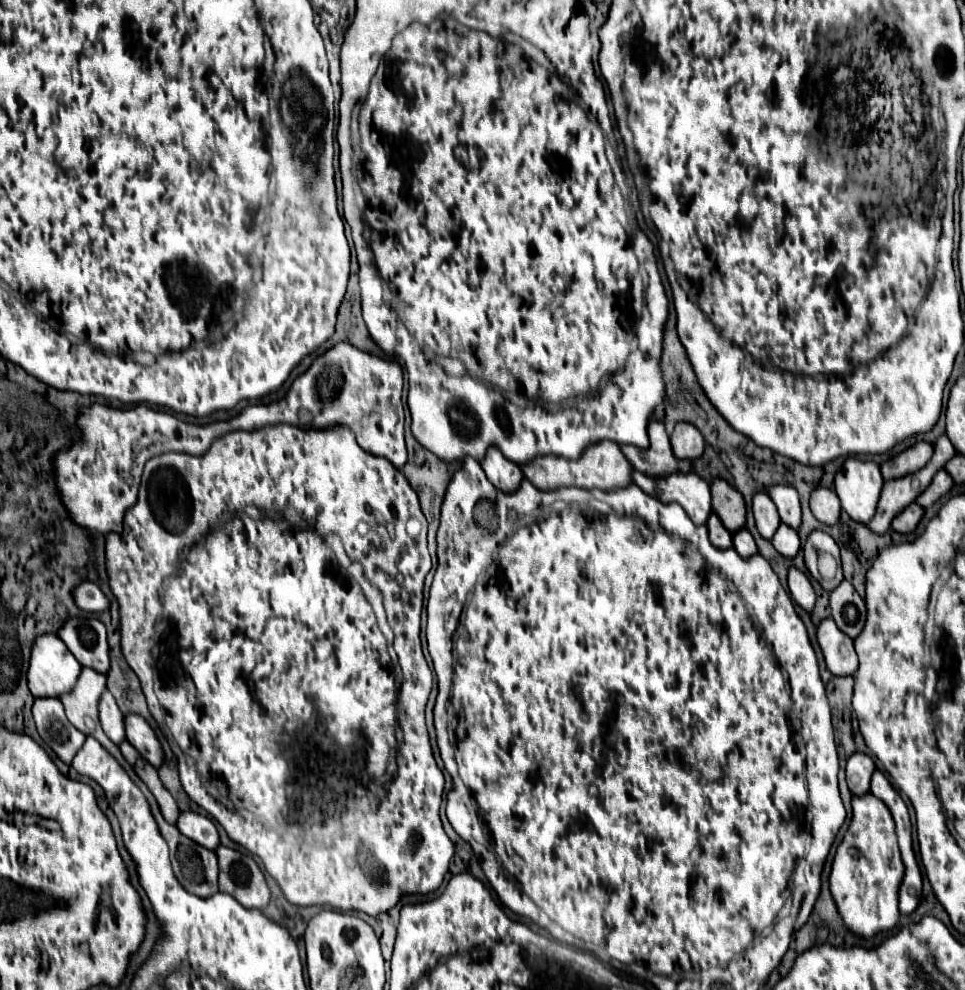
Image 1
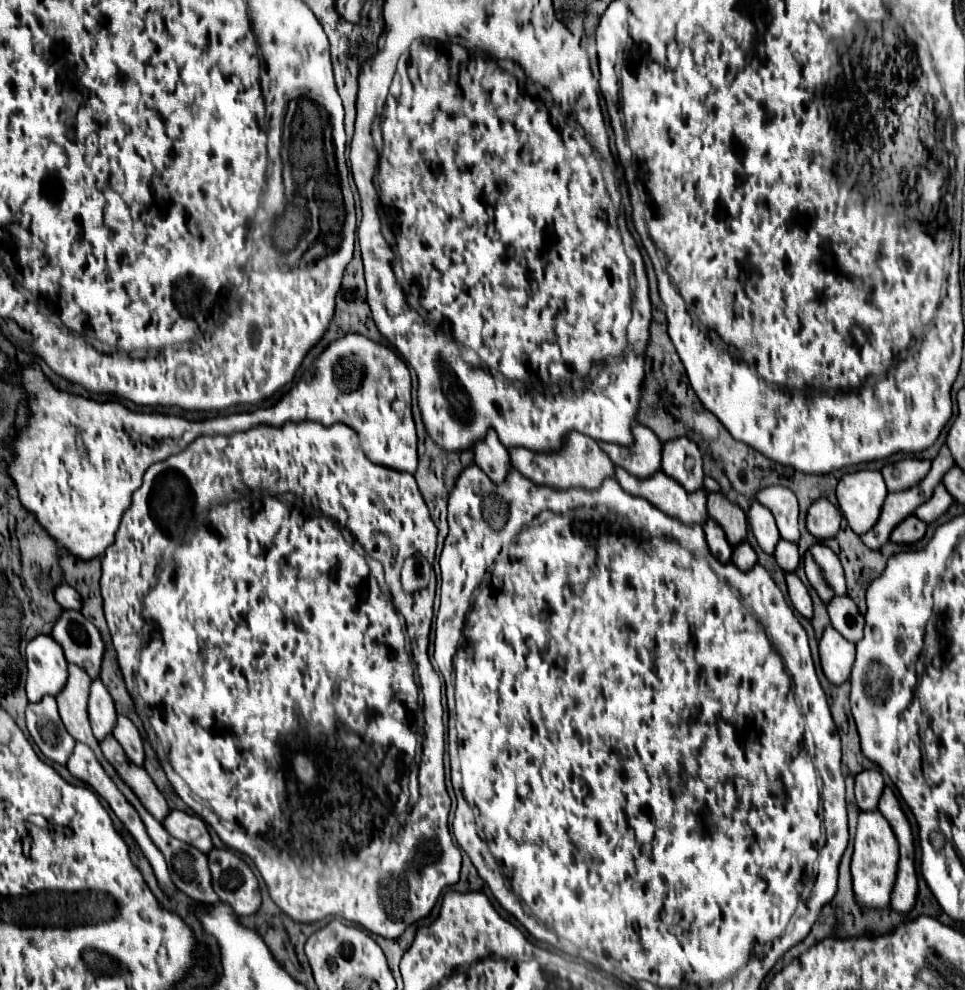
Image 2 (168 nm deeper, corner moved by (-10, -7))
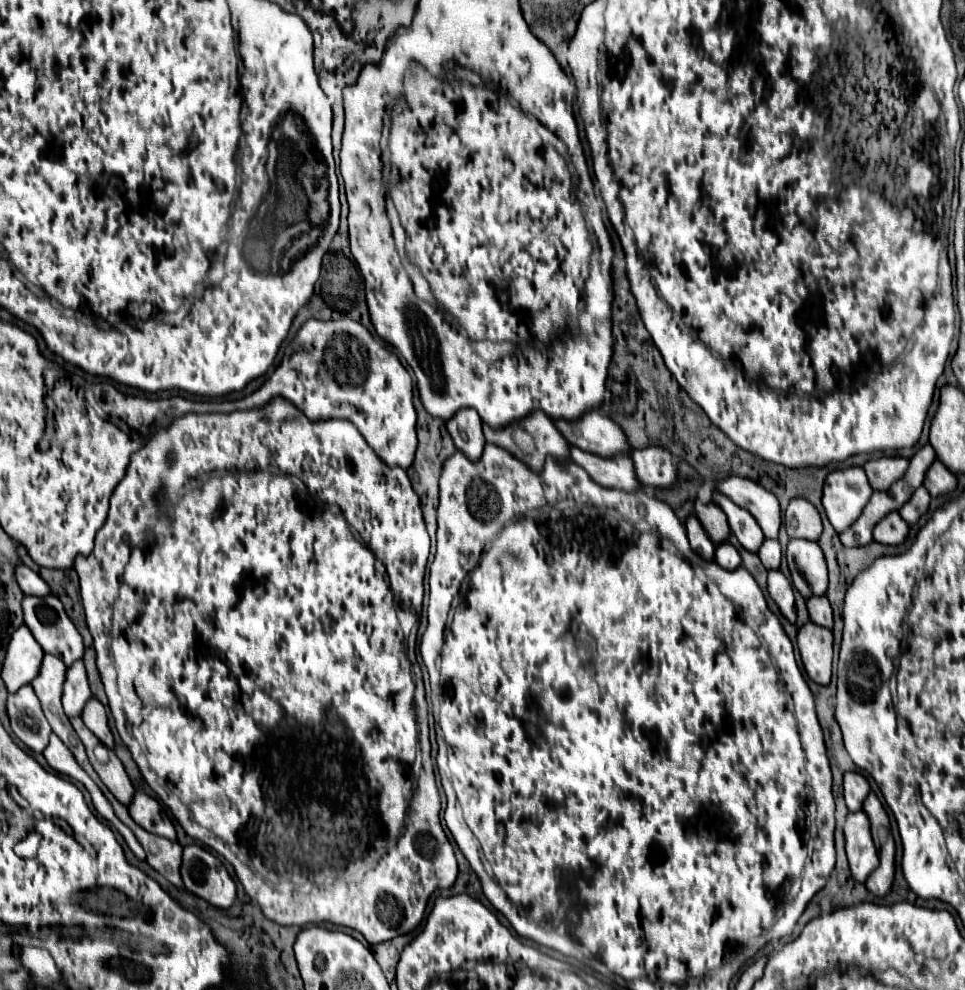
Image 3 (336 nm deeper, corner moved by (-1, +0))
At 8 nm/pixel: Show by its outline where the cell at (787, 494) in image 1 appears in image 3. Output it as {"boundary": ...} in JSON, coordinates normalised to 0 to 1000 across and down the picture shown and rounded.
{"boundary":[[[755,482],[741,488],[741,492],[766,512],[776,514],[795,544],[805,544],[809,532],[809,512],[807,504],[803,504],[799,496],[787,492],[787,488],[780,488],[780,484],[774,482]]]}

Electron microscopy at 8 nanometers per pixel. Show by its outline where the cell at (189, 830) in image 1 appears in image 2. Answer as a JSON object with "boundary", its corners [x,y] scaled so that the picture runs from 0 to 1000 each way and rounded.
{"boundary":[[[176,818],[174,824],[168,828],[168,834],[172,836],[172,840],[176,844],[205,857],[211,863],[216,859],[220,859],[216,836],[205,824],[197,824],[197,822],[187,820],[187,818]]]}

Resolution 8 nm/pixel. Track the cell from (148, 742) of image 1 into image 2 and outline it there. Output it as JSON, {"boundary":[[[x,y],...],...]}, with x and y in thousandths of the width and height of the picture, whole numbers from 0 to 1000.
{"boundary":[[[122,723],[120,727],[120,733],[116,737],[116,743],[124,749],[124,754],[128,756],[131,764],[141,772],[141,774],[147,774],[149,770],[149,758],[147,758],[147,745],[145,745],[145,739],[141,737],[141,733],[128,725],[128,723]]]}

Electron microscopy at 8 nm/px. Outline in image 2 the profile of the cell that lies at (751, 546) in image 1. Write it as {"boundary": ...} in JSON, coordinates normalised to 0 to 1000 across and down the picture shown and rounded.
{"boundary":[[[769,547],[767,552],[761,554],[761,558],[759,558],[759,570],[763,574],[767,574],[769,578],[775,578],[783,570],[783,558],[779,556],[779,552],[775,547]]]}

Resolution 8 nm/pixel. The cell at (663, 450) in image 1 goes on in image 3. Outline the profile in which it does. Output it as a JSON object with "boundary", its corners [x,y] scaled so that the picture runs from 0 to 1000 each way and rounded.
{"boundary":[[[612,415],[596,427],[579,423],[575,429],[592,449],[604,456],[617,460],[637,460],[637,456],[650,456],[652,460],[656,456],[654,447],[650,447],[650,439],[646,439],[646,433],[621,415]]]}

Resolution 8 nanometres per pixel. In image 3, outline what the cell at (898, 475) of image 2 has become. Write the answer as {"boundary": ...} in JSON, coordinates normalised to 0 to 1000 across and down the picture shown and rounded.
{"boundary":[[[915,462],[903,464],[896,468],[896,478],[907,496],[919,496],[927,486],[932,486],[942,472],[942,464],[938,462]]]}

